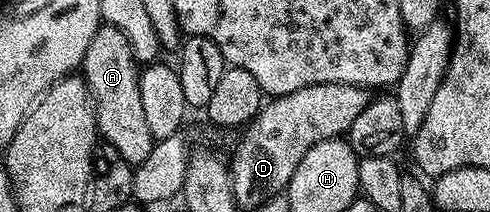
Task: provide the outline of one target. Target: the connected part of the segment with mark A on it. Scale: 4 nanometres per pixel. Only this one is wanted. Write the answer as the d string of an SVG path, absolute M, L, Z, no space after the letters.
M106 23L99 27L88 43L88 49L80 66L80 76L85 82L86 92L92 106L97 136L105 144L116 147L116 151L124 155L124 159L131 167L144 163L144 159L148 159L152 147L156 144L152 131L148 131L148 123L144 120L144 103L138 86L139 72L139 62L134 60L132 47L125 35L114 25Z

